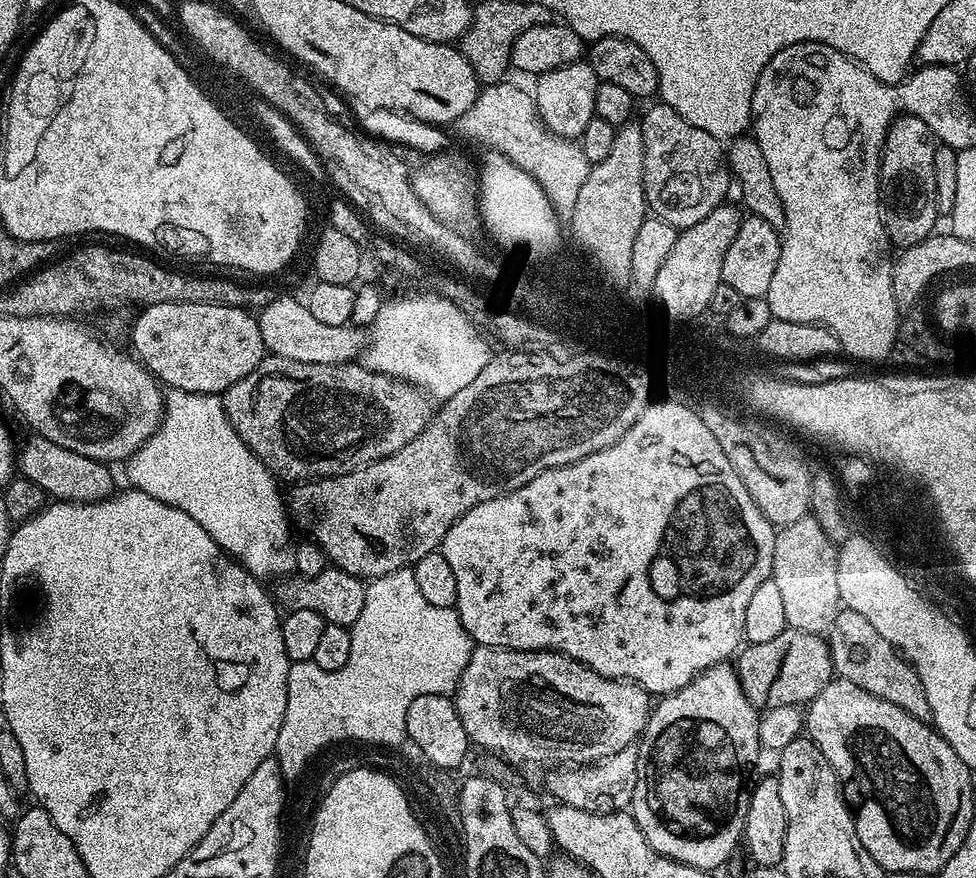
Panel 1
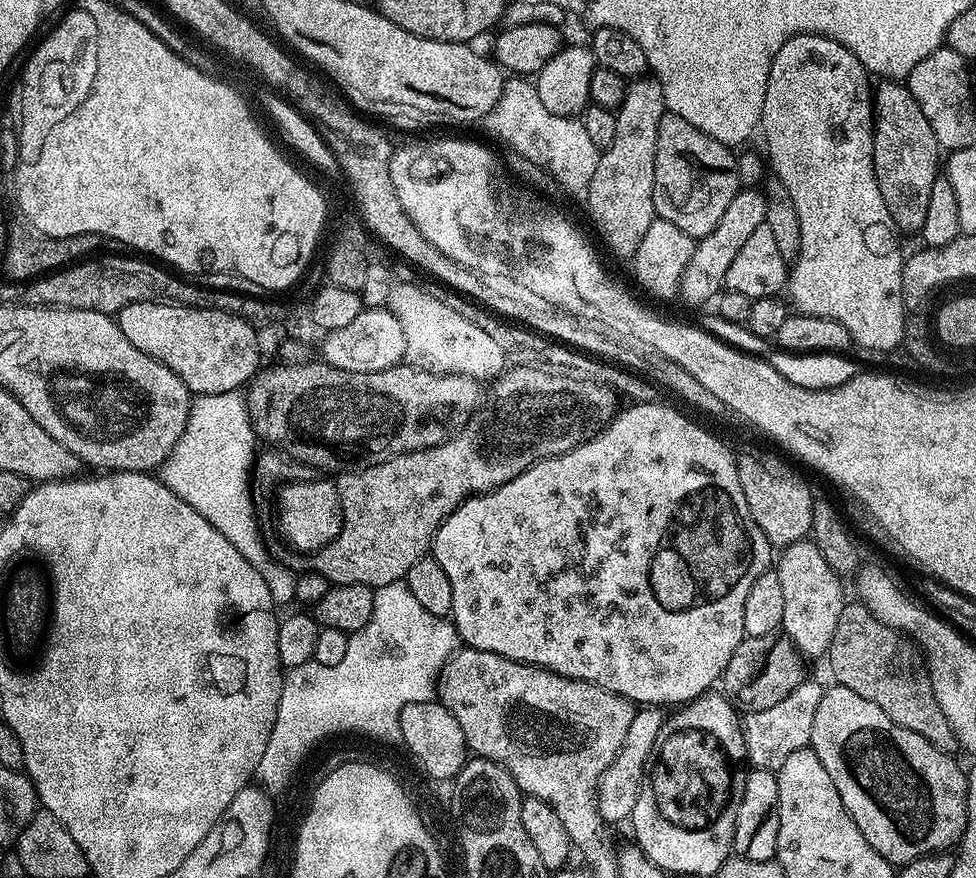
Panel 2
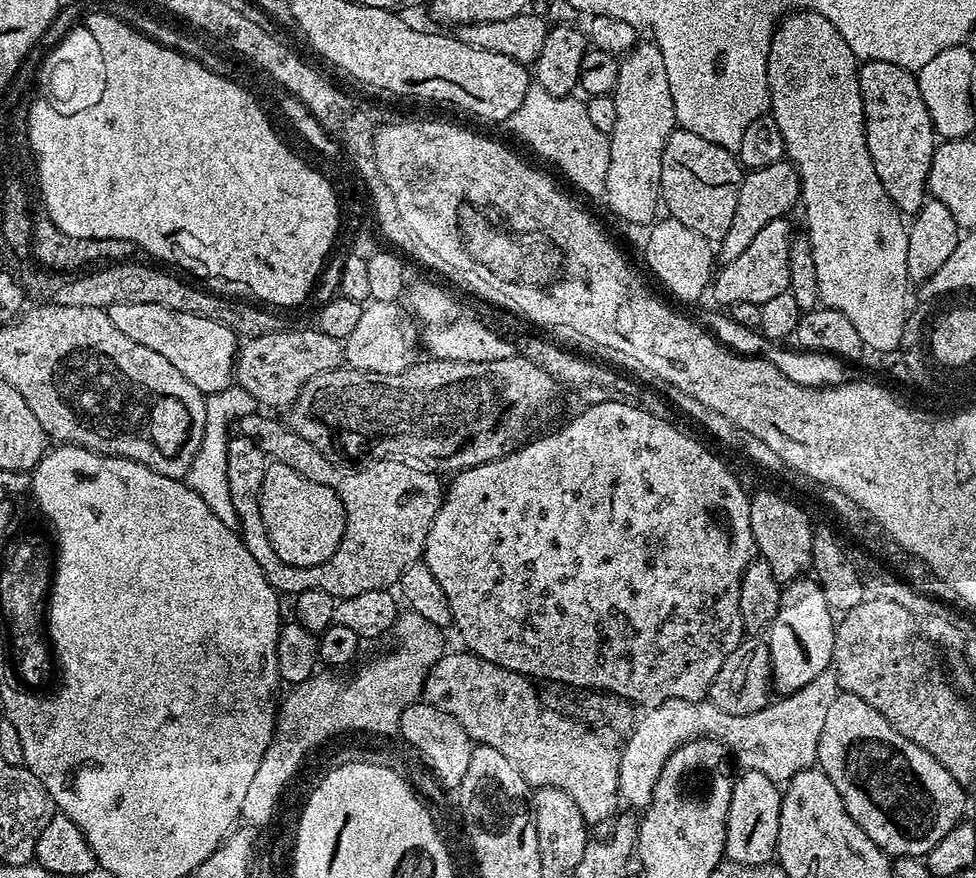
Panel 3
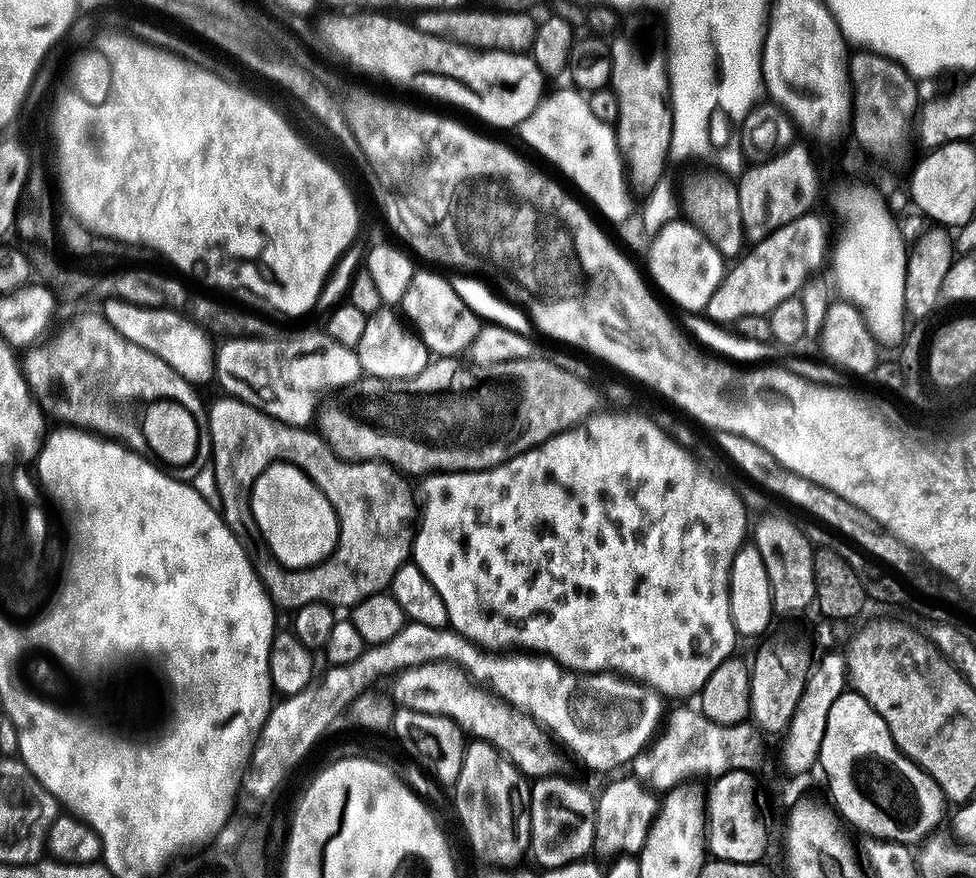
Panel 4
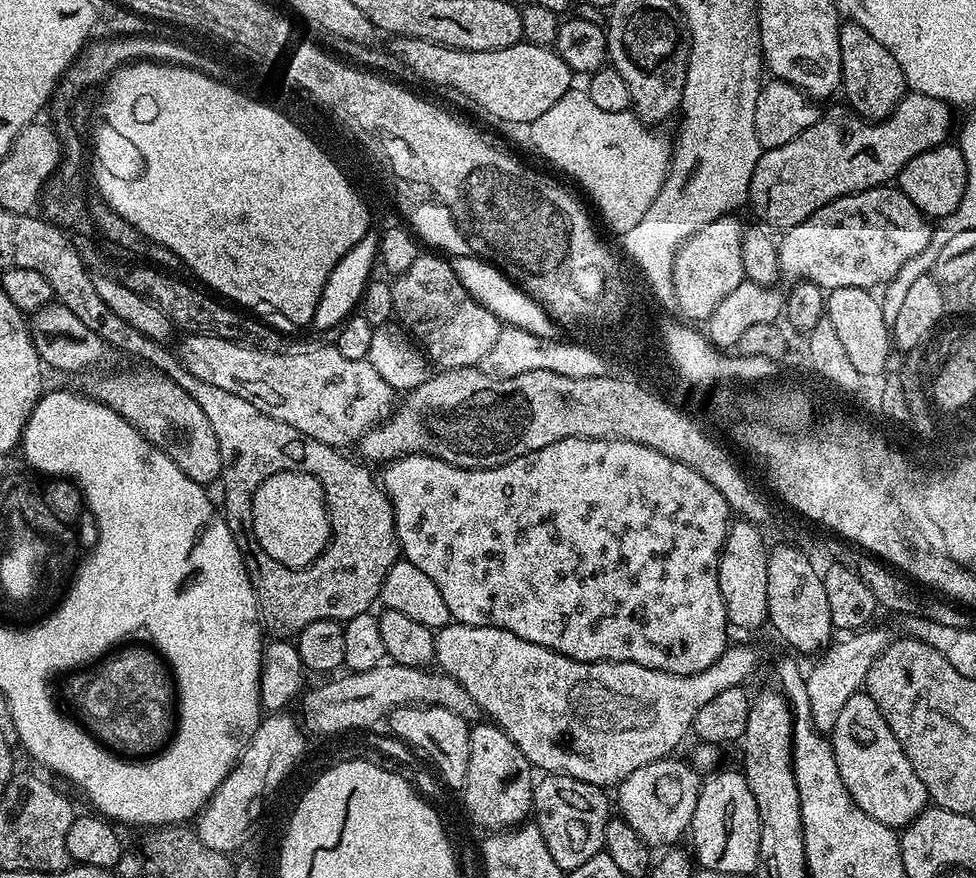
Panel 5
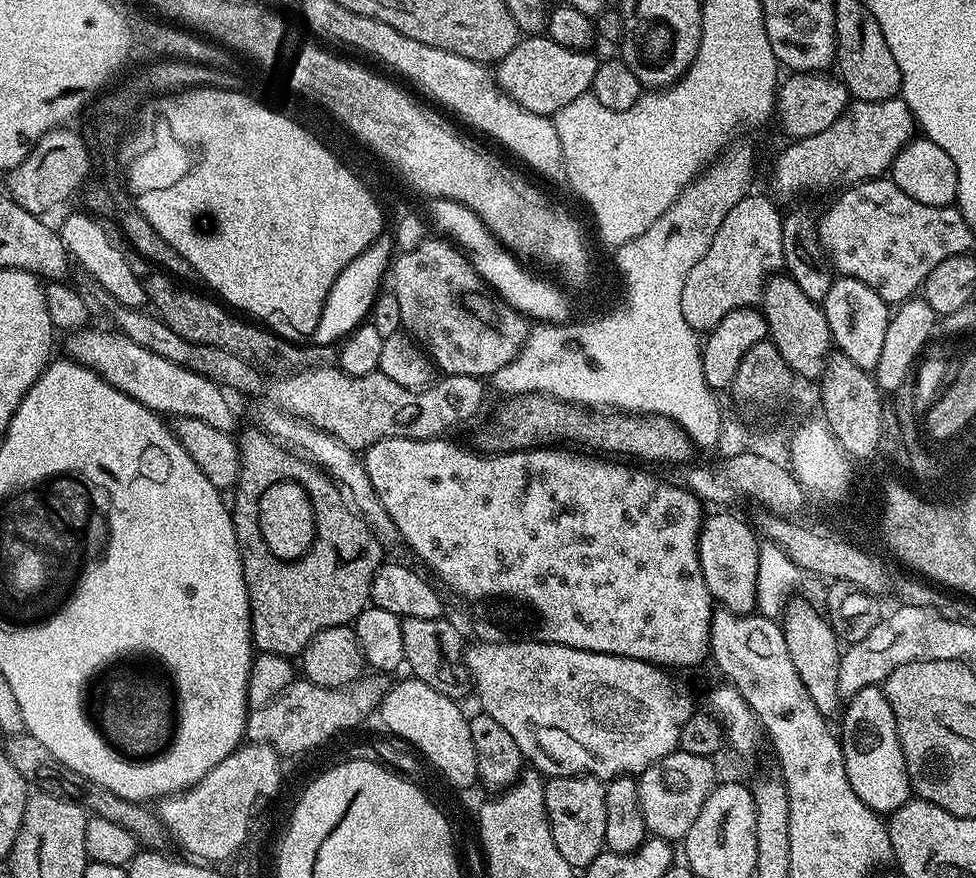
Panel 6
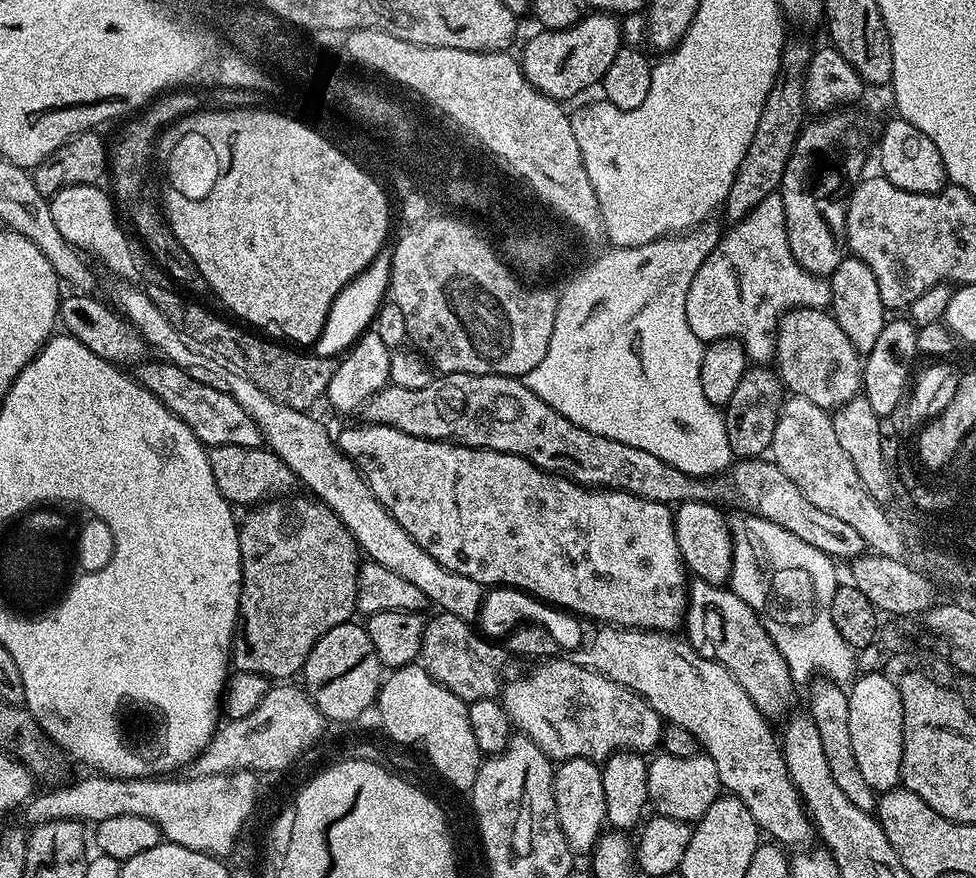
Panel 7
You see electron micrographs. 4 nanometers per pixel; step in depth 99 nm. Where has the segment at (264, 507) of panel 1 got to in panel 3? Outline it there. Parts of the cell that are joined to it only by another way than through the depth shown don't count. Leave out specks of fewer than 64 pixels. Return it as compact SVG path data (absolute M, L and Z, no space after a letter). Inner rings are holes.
M229 386L222 392L211 393L205 399L206 426L202 434L202 446L198 446L198 454L194 454L194 462L190 466L186 483L195 490L198 498L226 522L226 526L236 528L238 521L234 510L234 502L230 502L230 486L226 478L226 450L228 449L228 433L230 426L241 416L251 416L257 411L258 405L249 392L239 386Z

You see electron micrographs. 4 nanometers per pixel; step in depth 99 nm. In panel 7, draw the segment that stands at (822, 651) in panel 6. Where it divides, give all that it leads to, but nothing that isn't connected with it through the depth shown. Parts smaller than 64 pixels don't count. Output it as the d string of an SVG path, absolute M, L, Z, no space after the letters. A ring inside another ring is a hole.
M816 682L808 692L807 715L812 717L814 726L818 726L818 738L822 738L822 754L826 754L826 763L830 766L830 774L834 774L834 782L838 782L842 794L858 806L858 810L869 814L878 808L878 796L872 787L862 778L858 770L858 762L854 758L854 750L850 743L850 702L848 693L839 684L831 682ZM820 683L820 684L816 684ZM816 684L816 685L815 685Z

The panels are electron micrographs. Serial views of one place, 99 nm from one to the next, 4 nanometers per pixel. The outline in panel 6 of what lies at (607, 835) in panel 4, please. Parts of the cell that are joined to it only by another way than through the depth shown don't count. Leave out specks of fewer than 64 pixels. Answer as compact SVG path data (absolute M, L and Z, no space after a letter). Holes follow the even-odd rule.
M677 750L639 773L638 802L651 835L669 842L683 841L690 826L694 826L694 818L698 818L698 810L702 810L702 802L706 802L717 783L716 768L712 763L709 757Z

